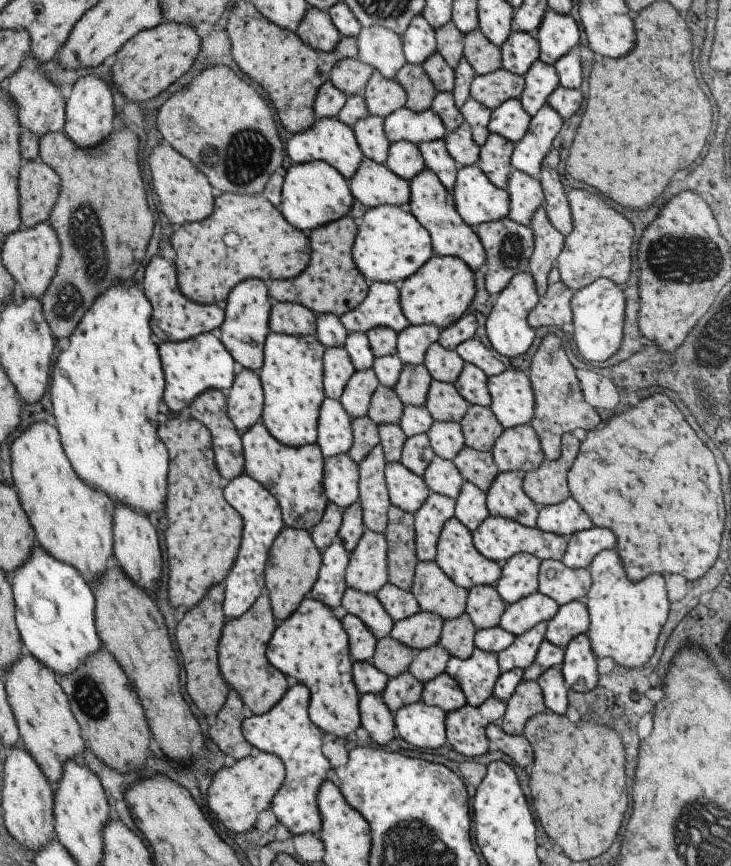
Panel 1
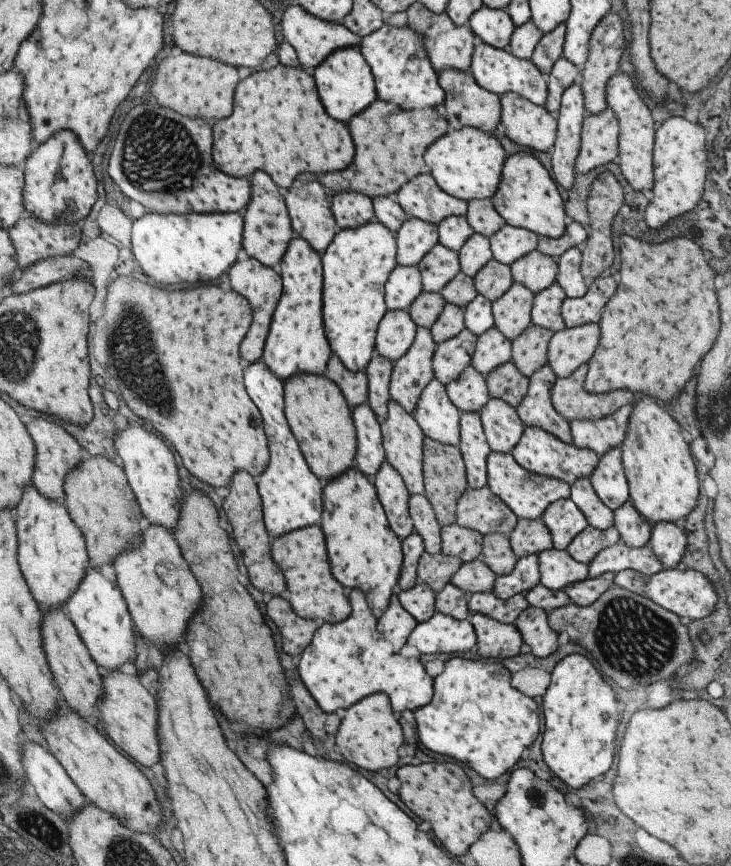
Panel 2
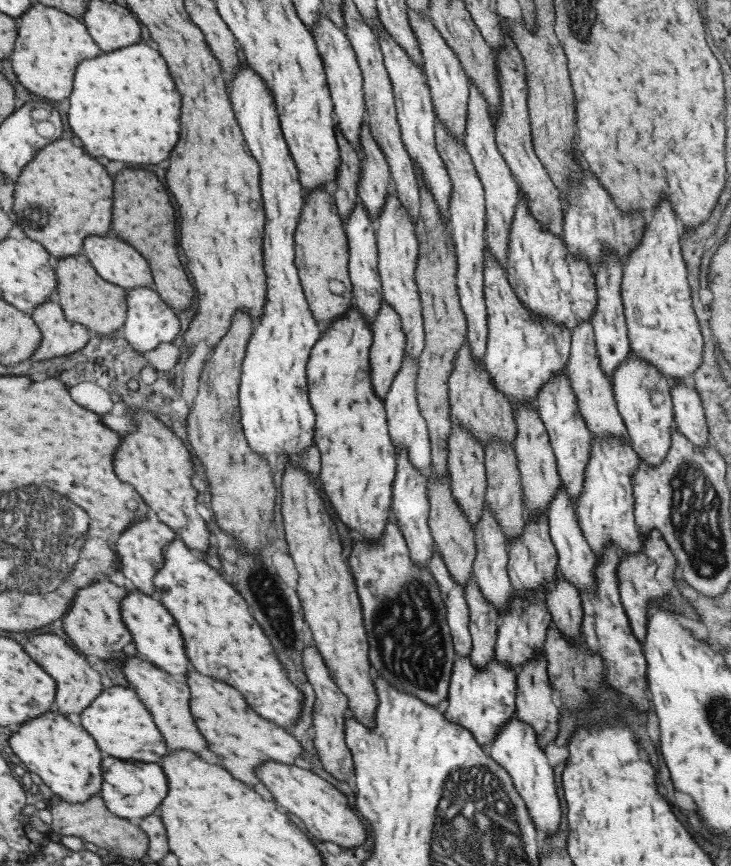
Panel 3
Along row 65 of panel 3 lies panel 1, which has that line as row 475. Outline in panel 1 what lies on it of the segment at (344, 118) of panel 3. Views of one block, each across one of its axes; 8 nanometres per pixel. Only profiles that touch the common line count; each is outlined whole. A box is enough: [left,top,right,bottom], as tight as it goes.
[322,453,358,510]

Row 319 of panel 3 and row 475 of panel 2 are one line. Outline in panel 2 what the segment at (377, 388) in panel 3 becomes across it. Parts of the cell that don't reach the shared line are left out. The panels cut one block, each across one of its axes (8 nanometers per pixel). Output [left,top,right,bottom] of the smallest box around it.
[370,460,413,539]

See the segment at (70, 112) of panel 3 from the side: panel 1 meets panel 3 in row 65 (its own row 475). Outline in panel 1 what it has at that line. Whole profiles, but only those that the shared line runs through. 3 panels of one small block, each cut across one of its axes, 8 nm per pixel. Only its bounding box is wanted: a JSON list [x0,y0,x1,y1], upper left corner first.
[49,284,167,512]

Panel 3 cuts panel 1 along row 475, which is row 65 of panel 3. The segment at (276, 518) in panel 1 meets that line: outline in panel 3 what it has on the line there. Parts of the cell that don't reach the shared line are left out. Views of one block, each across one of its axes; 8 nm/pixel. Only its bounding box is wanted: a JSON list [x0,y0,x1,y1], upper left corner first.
[227,56,321,461]

